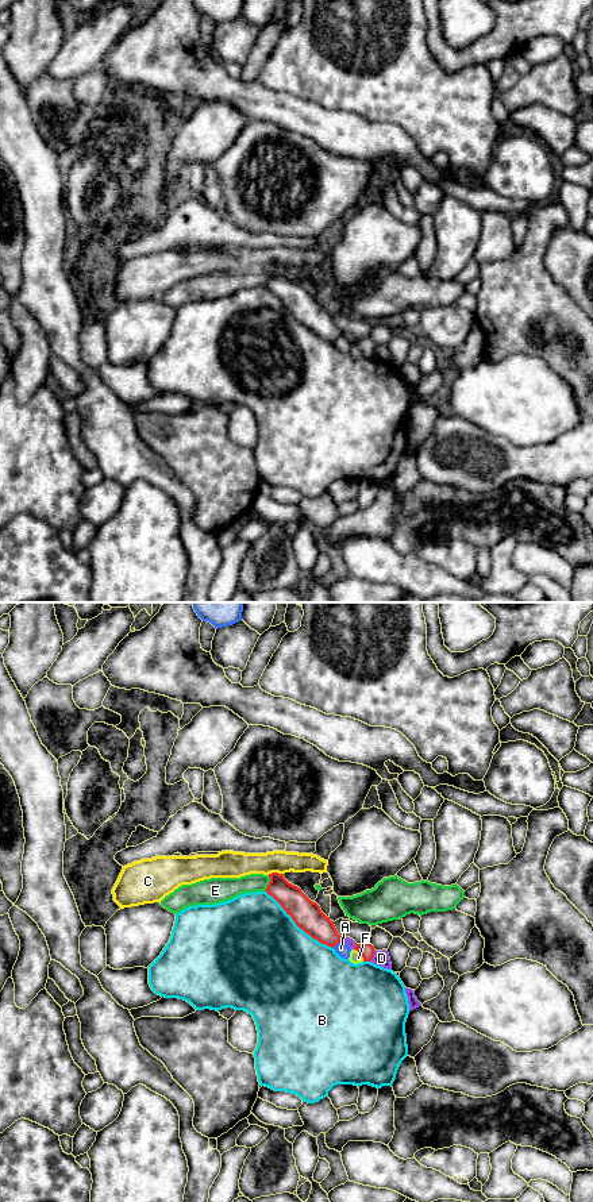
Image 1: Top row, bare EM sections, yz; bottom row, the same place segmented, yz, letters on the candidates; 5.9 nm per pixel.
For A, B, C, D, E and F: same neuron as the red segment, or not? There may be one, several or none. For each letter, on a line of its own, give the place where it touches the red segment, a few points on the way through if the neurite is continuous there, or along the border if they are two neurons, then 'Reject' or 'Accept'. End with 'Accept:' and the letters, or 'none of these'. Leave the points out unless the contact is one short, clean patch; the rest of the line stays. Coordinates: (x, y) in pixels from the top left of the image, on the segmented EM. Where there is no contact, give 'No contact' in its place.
A: Touches red at yz (337, 943). Reject
B: Touches red at yz (297, 925). Reject
C: Touches red at yz (274, 873). Boundary: yz (282, 873), (268, 874). Reject
D: Touches red at yz (373, 955). Boundary: yz (376, 951), (370, 960). Reject
E: Touches red at yz (269, 883). Reject
F: Touches red at yz (361, 954). Boundary: yz (354, 948), (364, 960). Reject
Accept: none of these

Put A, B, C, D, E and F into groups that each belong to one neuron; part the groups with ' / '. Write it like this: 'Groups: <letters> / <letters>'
Groups: A / B / C E / D / F

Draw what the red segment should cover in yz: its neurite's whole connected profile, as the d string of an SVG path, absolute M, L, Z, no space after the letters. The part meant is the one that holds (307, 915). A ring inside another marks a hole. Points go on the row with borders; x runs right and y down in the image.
M272 872L269 878L270 882L265 891L282 906L300 929L331 948L343 941L334 921L300 887L289 883L284 874Z

